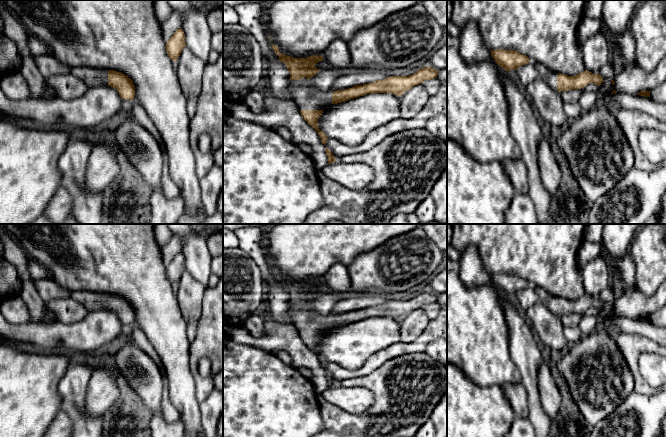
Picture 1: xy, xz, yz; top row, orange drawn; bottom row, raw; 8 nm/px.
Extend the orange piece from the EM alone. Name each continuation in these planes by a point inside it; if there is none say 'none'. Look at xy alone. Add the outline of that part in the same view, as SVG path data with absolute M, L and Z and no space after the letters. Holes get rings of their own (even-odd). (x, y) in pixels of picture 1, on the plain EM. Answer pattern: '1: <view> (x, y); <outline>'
1: xy (91, 300); M86 290L70 291L70 297L83 304L88 310L108 309L108 295Z

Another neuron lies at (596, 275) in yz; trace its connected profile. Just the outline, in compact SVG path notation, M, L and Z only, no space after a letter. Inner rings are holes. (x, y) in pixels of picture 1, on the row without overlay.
M600 254L584 266L582 276L585 294L589 296L597 296L610 287L610 270Z

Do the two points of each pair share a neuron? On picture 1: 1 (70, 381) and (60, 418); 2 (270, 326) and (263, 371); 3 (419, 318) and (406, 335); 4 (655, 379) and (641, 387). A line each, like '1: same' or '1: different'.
1: different
2: different
3: same
4: different

